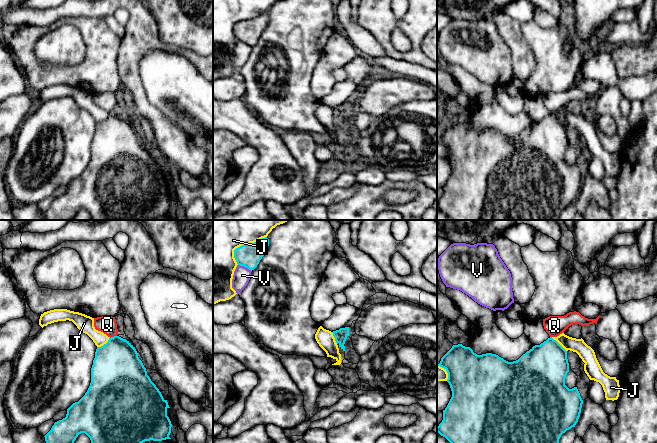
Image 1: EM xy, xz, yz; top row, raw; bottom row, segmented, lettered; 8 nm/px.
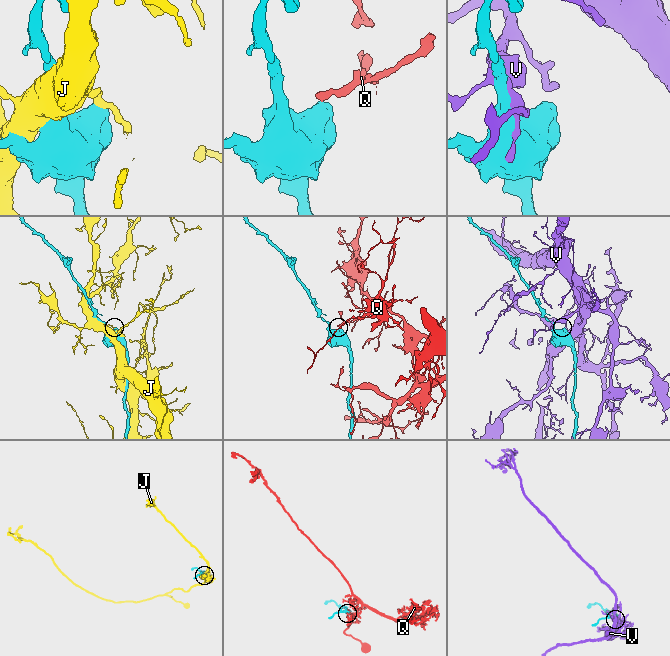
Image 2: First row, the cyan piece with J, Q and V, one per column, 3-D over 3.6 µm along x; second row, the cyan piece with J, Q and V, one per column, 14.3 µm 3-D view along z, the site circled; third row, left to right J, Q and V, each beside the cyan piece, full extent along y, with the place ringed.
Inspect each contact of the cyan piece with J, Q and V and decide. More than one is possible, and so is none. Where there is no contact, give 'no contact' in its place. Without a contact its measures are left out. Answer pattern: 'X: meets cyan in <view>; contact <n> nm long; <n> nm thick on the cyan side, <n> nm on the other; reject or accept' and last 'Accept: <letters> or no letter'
J: meets cyan in xz; contact 340 nm long; 190 nm thick on the cyan side, 480 nm on the other; reject
Q: meets cyan in xy; contact 60 nm long; 380 nm thick on the cyan side, 140 nm on the other; reject
V: meets cyan in xz; contact 130 nm long; 190 nm thick on the cyan side, 140 nm on the other; reject
Accept: no letter

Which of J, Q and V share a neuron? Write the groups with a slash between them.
J / Q / V

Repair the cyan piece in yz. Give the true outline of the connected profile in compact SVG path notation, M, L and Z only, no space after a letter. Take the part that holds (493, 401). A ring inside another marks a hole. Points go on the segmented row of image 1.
M552 337L540 345L533 346L518 360L508 362L496 354L486 353L477 355L470 347L462 344L453 345L452 348L441 358L438 366L444 368L448 373L447 382L452 391L452 397L443 410L443 420L437 427L437 432L445 437L450 443L559 443L559 439L567 430L575 427L580 417L583 400L577 387L569 389L565 385L565 378L569 372L567 351Z

